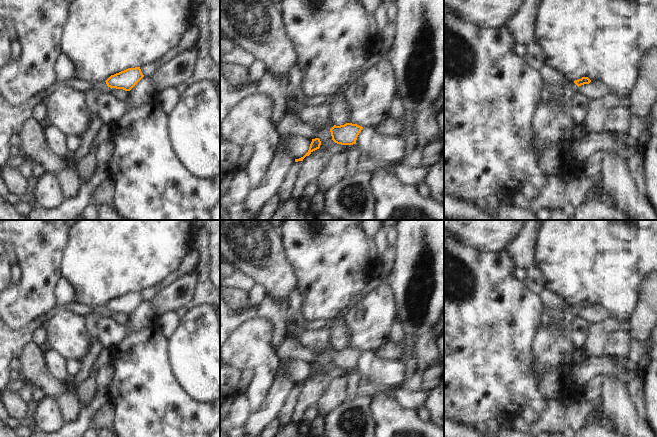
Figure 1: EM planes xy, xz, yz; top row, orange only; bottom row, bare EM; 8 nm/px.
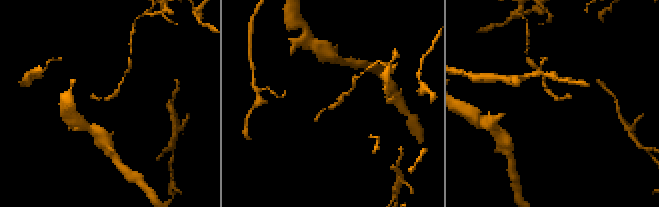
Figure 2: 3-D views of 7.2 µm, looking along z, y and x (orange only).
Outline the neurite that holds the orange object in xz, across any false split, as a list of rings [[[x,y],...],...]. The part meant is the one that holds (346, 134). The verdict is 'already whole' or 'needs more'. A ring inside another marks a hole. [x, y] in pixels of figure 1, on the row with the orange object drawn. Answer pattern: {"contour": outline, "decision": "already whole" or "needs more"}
{"contour": [[[346,123],[344,125],[336,126],[334,125],[331,129],[332,140],[341,145],[353,145],[356,144],[357,137],[362,126],[352,123]]], "decision": "already whole"}

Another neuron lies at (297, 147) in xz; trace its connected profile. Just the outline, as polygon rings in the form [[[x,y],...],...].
[[[284,135],[280,137],[278,148],[284,149],[294,159],[299,159],[308,152],[311,142],[312,139],[308,137]]]

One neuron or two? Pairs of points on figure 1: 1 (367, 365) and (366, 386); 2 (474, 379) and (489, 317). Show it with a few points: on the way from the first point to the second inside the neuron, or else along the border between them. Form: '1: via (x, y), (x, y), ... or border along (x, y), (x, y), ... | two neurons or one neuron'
1: border along (361, 374), (366, 378) | two neurons
2: via (474, 364), (474, 332) | one neuron

